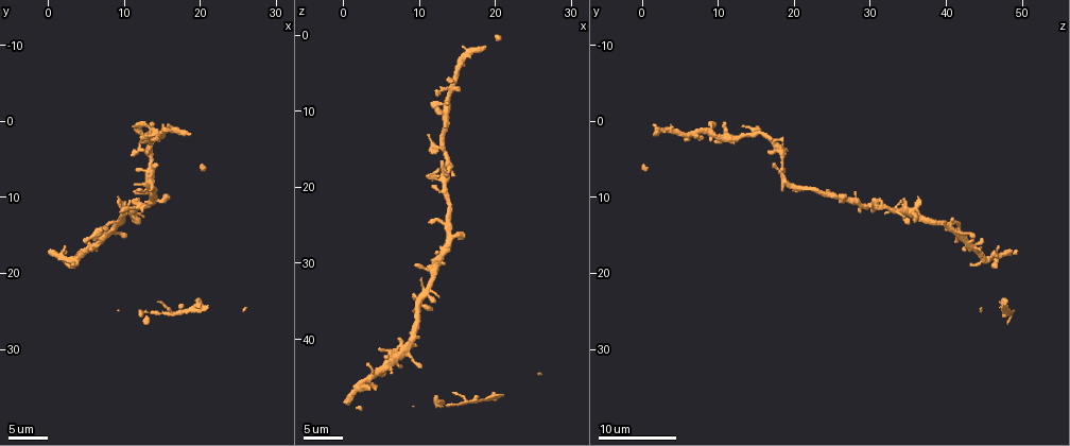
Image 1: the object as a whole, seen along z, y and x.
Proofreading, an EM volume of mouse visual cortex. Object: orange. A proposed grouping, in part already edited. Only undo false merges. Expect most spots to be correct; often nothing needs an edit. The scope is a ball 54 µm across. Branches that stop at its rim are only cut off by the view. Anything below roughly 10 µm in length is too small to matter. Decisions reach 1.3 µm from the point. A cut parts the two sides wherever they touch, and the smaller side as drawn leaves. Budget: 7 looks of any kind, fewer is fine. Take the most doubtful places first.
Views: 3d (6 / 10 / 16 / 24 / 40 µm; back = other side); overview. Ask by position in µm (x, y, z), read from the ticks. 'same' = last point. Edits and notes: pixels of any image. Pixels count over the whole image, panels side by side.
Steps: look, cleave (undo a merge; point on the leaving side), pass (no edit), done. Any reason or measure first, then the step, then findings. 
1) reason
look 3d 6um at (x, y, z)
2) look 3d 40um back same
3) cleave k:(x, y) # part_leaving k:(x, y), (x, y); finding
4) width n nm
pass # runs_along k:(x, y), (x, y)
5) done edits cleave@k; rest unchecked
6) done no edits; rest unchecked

look 3d 16um at (8.0, 15.0, 42.0)

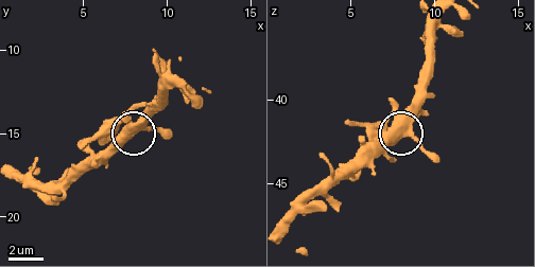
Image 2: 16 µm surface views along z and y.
pass # runs_along 2:(439, 19), (421, 101), (411, 122), (399, 134), (372, 143); all the same cell

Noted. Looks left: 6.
three arms meet
look 3d 6um at (13.0, 11.5, 29.0)

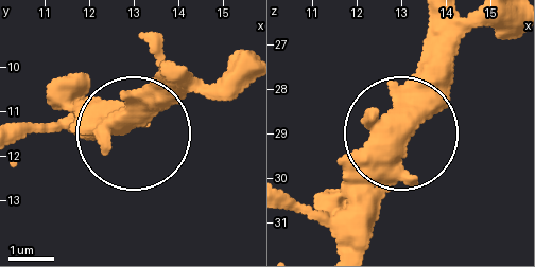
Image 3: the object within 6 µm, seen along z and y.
width 440 nm
pass # continuous, no second cell

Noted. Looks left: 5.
small branch off a trunk
look 3d 10um at (13.5, 7.0, 18.5)

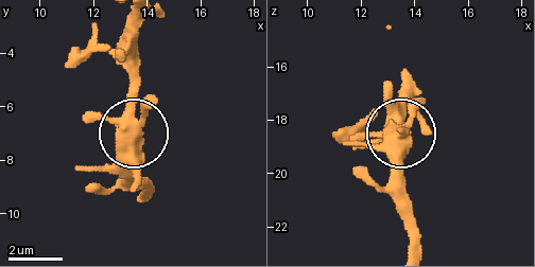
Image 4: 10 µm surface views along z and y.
arms 4
pass # continuous, no second cell

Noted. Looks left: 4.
done no edits; rest unchecked

